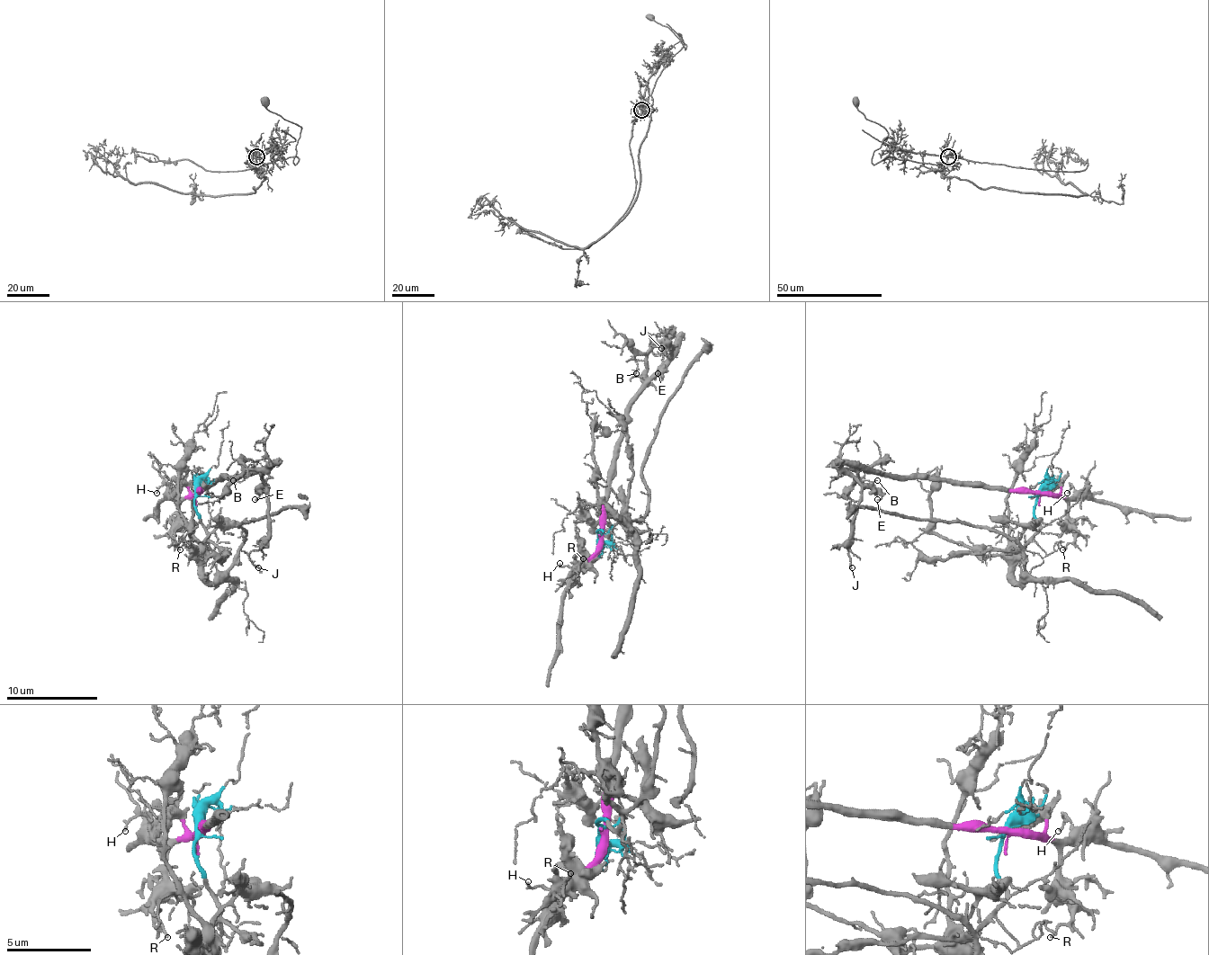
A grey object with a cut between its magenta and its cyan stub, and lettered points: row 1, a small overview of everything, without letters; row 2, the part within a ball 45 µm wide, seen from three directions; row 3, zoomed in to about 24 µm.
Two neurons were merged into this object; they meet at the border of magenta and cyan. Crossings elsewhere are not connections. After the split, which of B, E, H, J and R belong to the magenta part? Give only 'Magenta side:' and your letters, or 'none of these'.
Magenta side: B, E, H, J, R

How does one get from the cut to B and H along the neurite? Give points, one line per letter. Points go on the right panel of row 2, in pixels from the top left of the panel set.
B: (1039, 492), (945, 483), (939, 478), (889, 478), (866, 471), (857, 462), (855, 471), (859, 476), (877, 481)
H: (1039, 492), (1073, 495), (1071, 486), (1067, 492)

